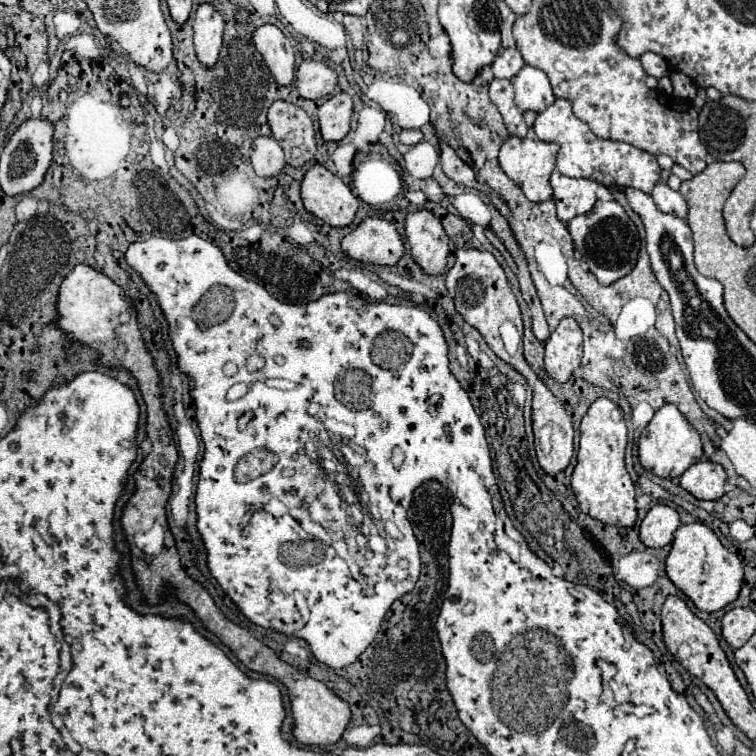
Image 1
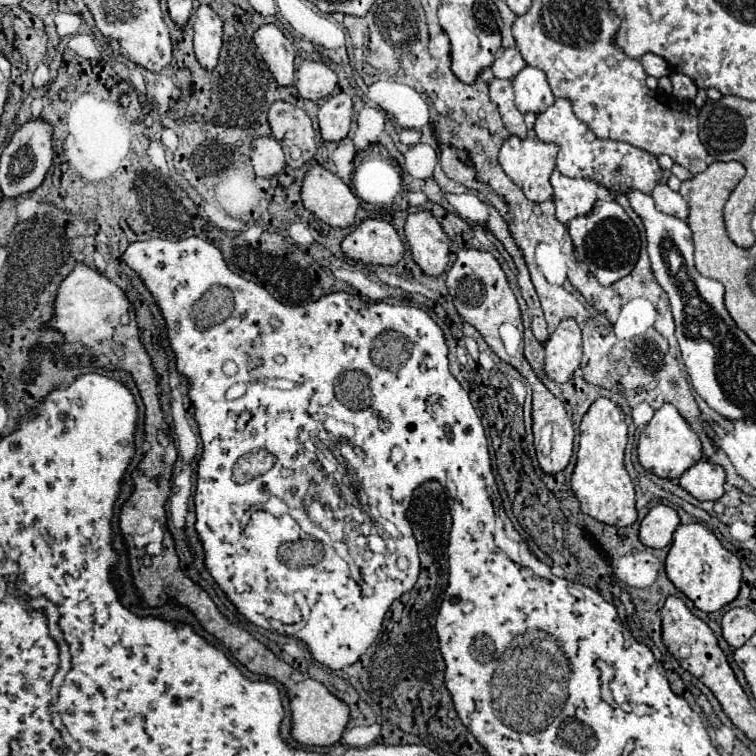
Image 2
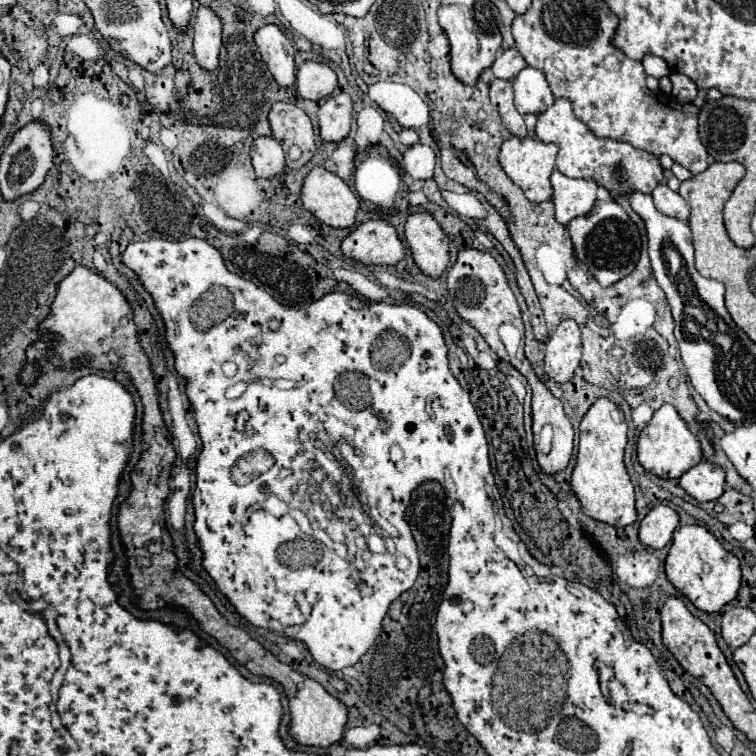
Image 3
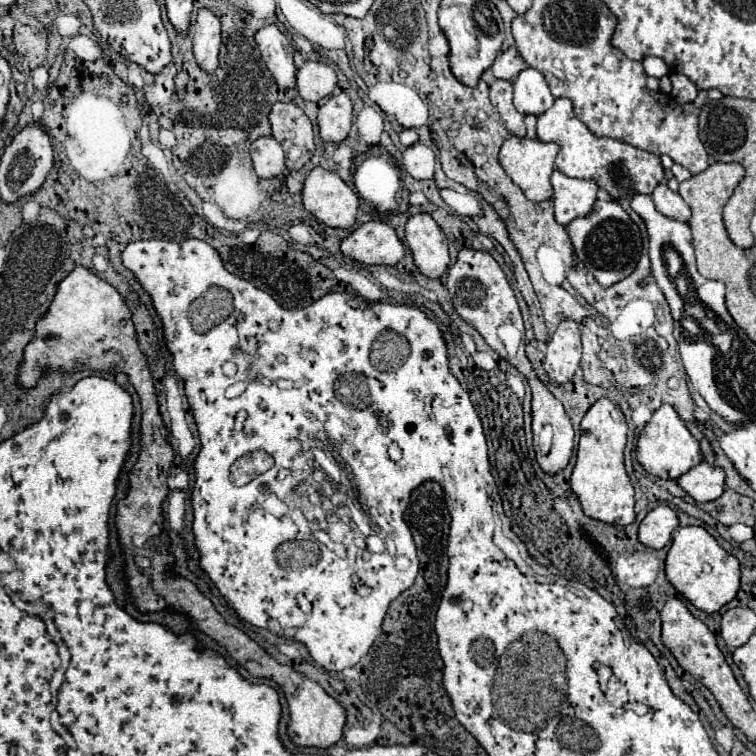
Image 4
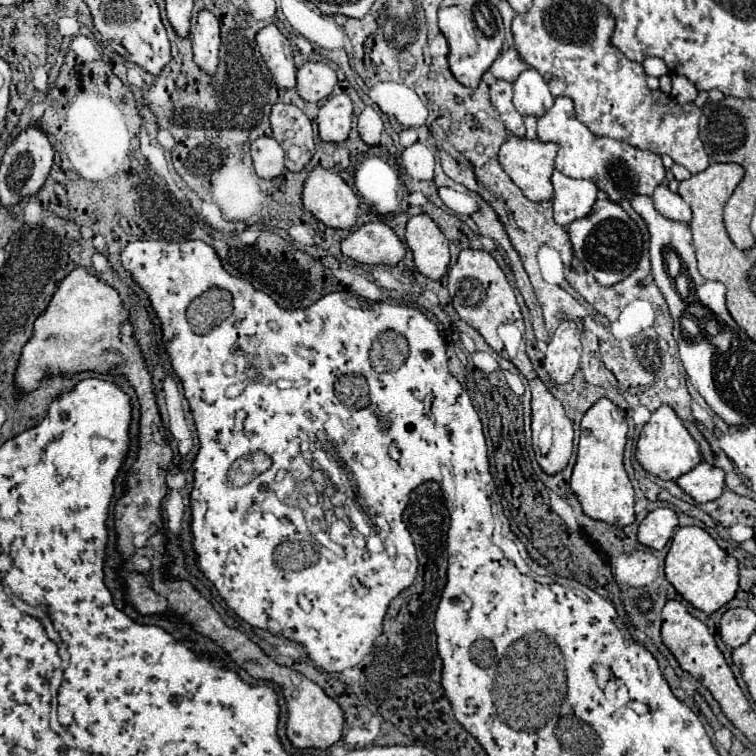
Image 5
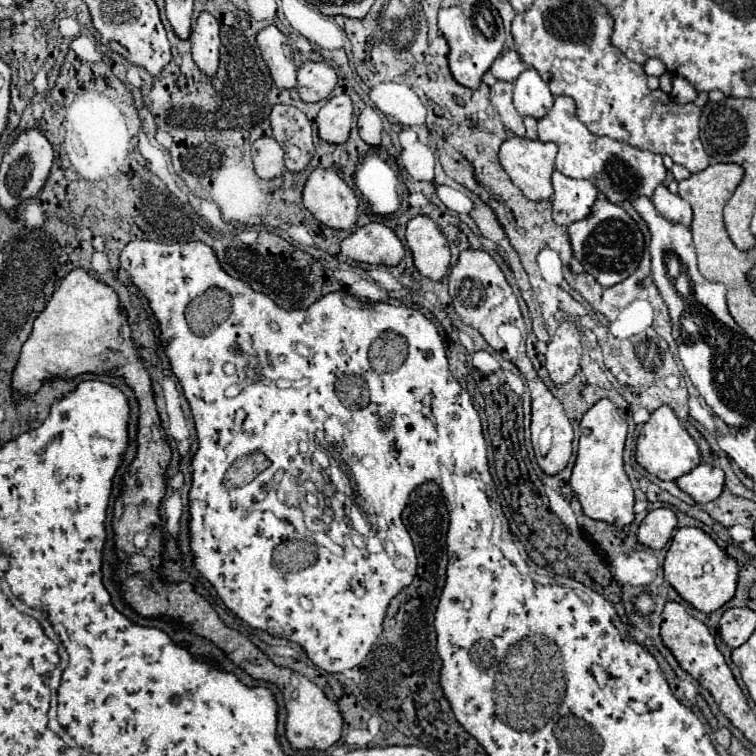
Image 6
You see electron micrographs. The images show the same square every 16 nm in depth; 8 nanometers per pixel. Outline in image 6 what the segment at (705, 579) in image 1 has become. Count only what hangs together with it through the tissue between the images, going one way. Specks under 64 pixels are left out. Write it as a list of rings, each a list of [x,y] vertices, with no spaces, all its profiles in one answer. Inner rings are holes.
[[[678,528],[664,560],[664,576],[674,590],[700,612],[714,612],[730,602],[738,586],[738,564],[704,530]]]

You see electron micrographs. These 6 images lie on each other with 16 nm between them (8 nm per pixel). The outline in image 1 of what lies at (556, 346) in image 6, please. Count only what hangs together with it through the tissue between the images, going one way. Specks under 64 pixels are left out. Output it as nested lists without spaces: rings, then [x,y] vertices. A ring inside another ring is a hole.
[[[564,318],[546,340],[544,364],[550,378],[568,382],[582,360],[582,330],[574,318]]]

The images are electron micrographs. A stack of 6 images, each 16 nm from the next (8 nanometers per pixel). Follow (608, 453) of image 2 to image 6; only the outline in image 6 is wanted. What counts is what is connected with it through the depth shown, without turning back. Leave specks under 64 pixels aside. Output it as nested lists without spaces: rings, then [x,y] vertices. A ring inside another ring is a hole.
[[[608,398],[598,400],[580,422],[582,434],[576,464],[570,476],[570,488],[580,500],[584,514],[614,526],[626,526],[634,522],[634,488],[622,464],[626,430],[626,414],[620,408],[616,408]]]

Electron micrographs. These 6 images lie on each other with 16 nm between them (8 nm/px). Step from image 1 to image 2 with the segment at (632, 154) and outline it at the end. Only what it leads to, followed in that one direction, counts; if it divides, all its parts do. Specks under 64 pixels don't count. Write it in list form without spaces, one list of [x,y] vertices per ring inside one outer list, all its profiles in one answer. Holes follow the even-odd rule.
[[[556,98],[552,106],[548,106],[544,112],[538,114],[534,132],[542,142],[554,142],[560,146],[558,158],[556,158],[556,168],[568,176],[568,178],[590,178],[602,186],[606,186],[612,192],[622,192],[634,188],[640,192],[650,194],[658,180],[662,178],[662,168],[658,166],[656,156],[634,148],[632,144],[626,142],[616,142],[616,140],[598,140],[598,136],[574,116],[570,100]]]

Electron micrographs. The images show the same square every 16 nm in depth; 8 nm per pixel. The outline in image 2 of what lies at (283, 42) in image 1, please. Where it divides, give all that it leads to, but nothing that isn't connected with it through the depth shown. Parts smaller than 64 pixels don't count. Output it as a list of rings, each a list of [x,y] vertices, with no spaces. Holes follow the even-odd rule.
[[[274,24],[260,26],[254,32],[254,44],[262,54],[268,70],[276,78],[280,86],[294,84],[294,54],[292,42],[282,34],[282,30]]]

